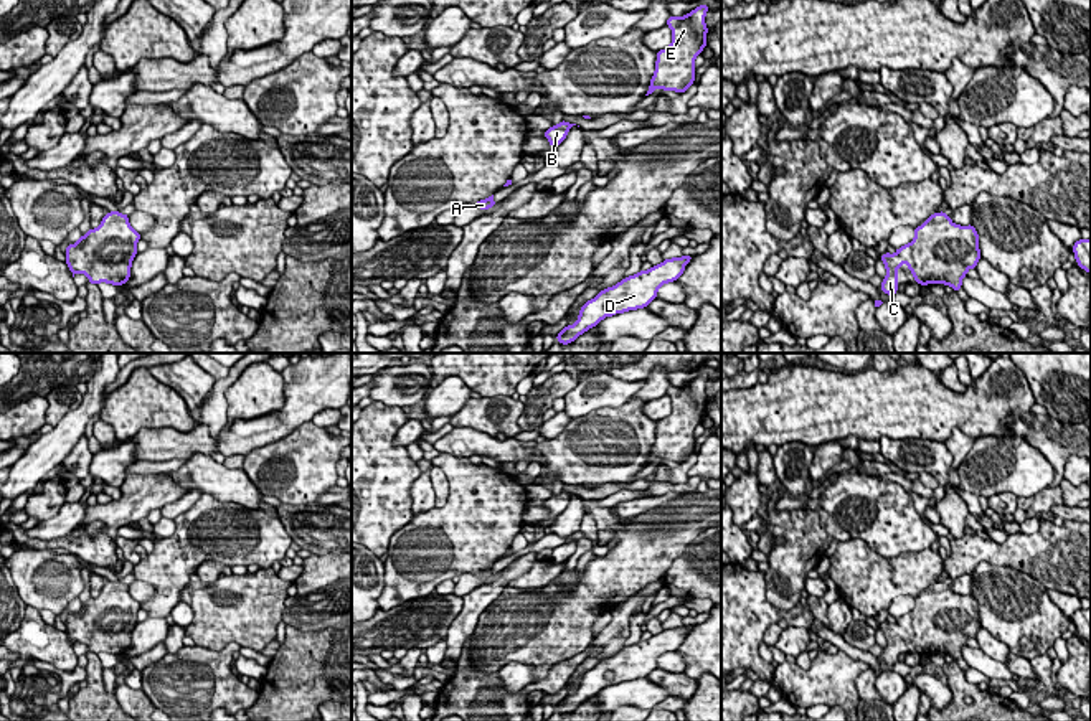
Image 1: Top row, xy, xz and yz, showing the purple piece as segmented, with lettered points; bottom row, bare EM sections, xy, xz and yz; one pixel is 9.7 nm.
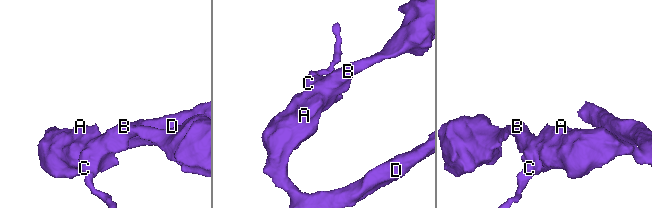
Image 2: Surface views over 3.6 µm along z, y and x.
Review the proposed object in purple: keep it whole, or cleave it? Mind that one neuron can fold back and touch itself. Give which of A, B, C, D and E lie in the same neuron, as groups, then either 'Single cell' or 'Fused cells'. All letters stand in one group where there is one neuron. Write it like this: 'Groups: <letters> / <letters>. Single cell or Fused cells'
Groups: A B C D E. Single cell

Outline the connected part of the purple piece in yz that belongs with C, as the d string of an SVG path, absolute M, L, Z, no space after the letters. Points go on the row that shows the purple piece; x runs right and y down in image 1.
M944 211L931 214L914 228L911 243L898 247L895 254L885 252L880 257L886 269L880 289L886 295L898 292L898 269L904 262L919 285L944 284L961 290L967 271L975 269L982 259L977 229L972 224L952 223Z

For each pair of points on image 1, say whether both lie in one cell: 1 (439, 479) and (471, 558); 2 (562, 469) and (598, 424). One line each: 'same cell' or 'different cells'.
1: different cells
2: same cell

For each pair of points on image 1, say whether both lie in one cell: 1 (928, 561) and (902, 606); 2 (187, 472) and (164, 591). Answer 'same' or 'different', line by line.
1: different
2: different

